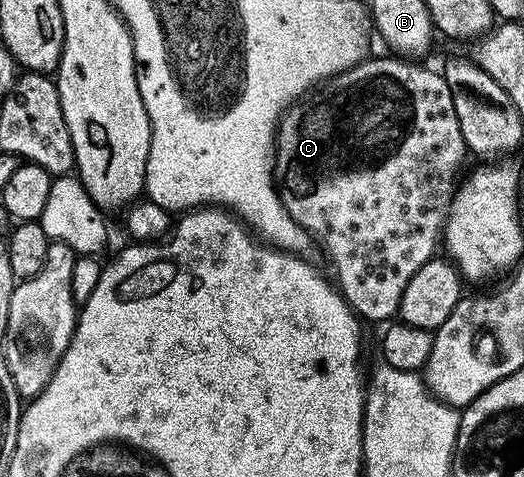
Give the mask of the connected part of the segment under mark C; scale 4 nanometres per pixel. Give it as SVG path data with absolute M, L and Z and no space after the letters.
M398 56L390 58L367 57L357 62L352 68L334 74L324 82L319 82L313 90L306 91L298 101L294 102L282 113L276 127L276 145L272 159L272 170L276 175L276 185L282 195L284 208L298 221L315 239L322 241L328 257L334 261L334 268L338 272L337 285L340 293L349 304L351 310L359 319L386 324L397 315L400 300L404 296L404 288L408 288L408 280L430 258L435 257L437 246L439 249L446 219L450 216L456 200L458 179L456 176L462 166L468 149L462 138L460 124L452 101L452 92L439 71L424 68L421 63L403 60Z

